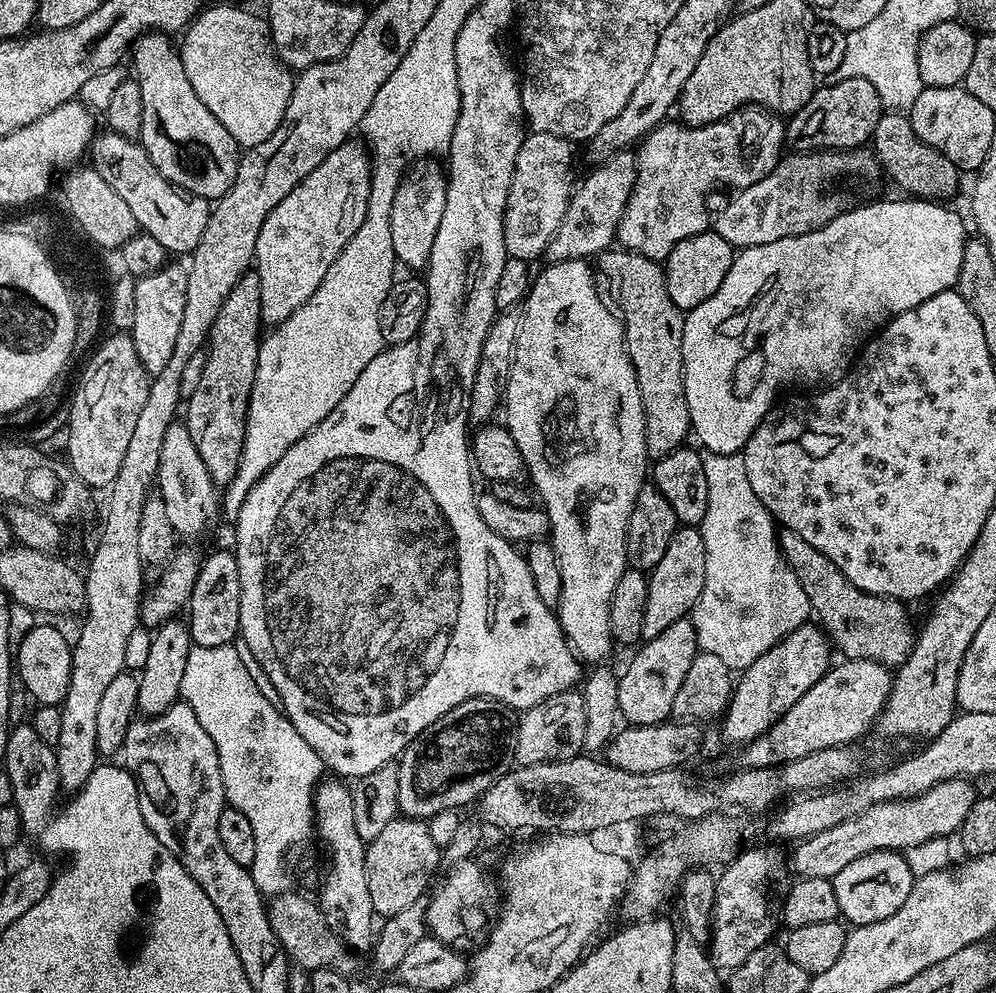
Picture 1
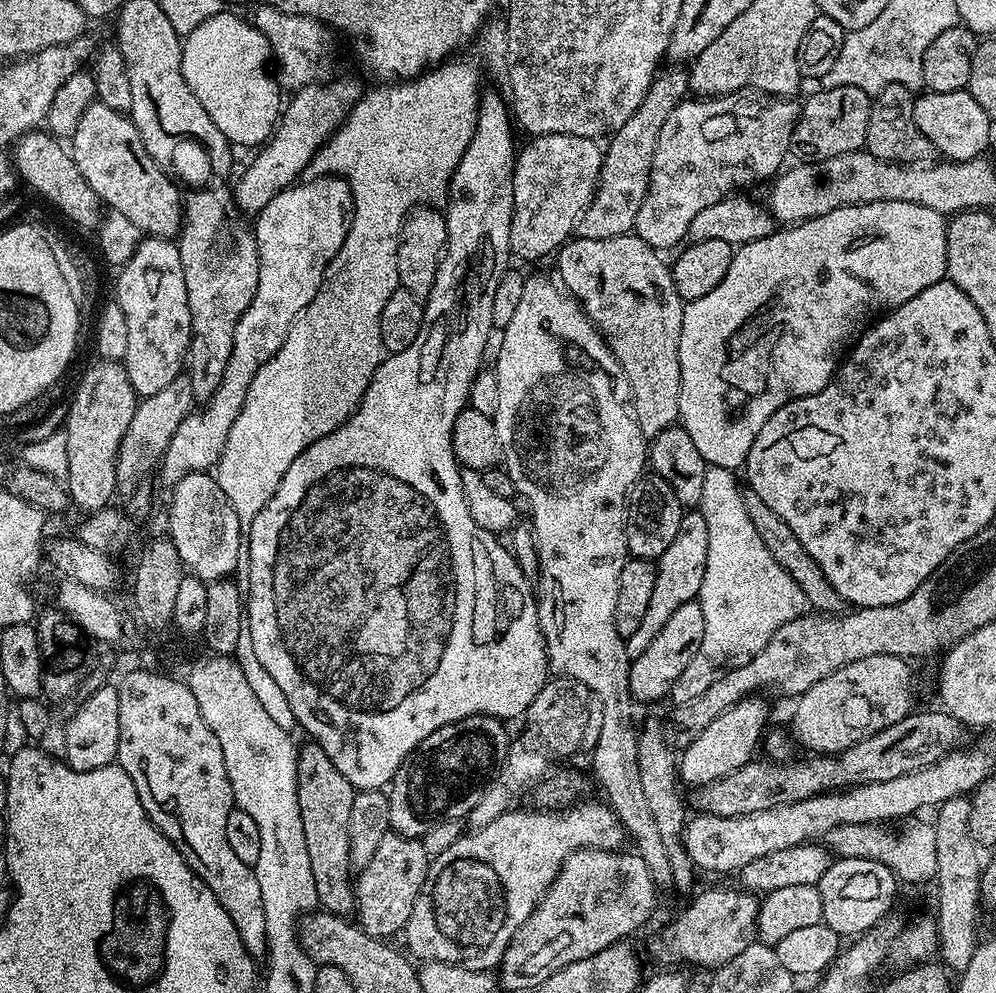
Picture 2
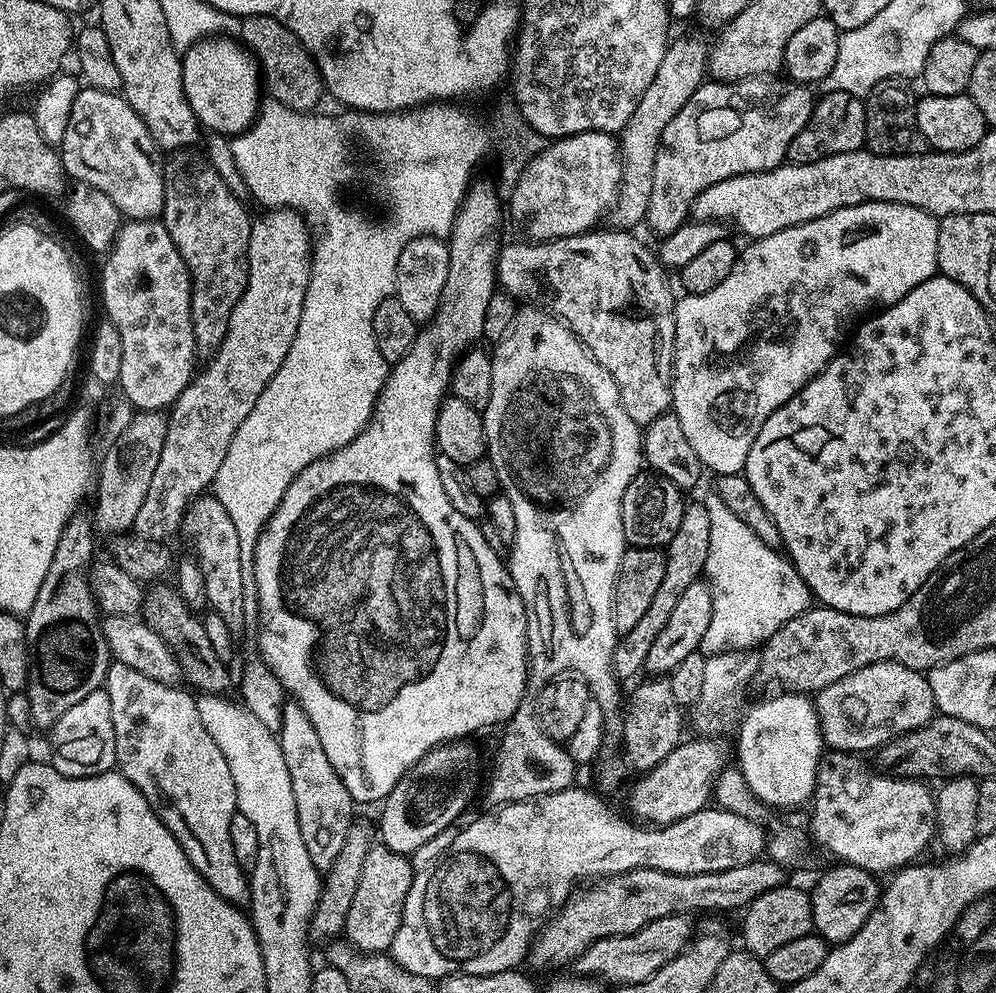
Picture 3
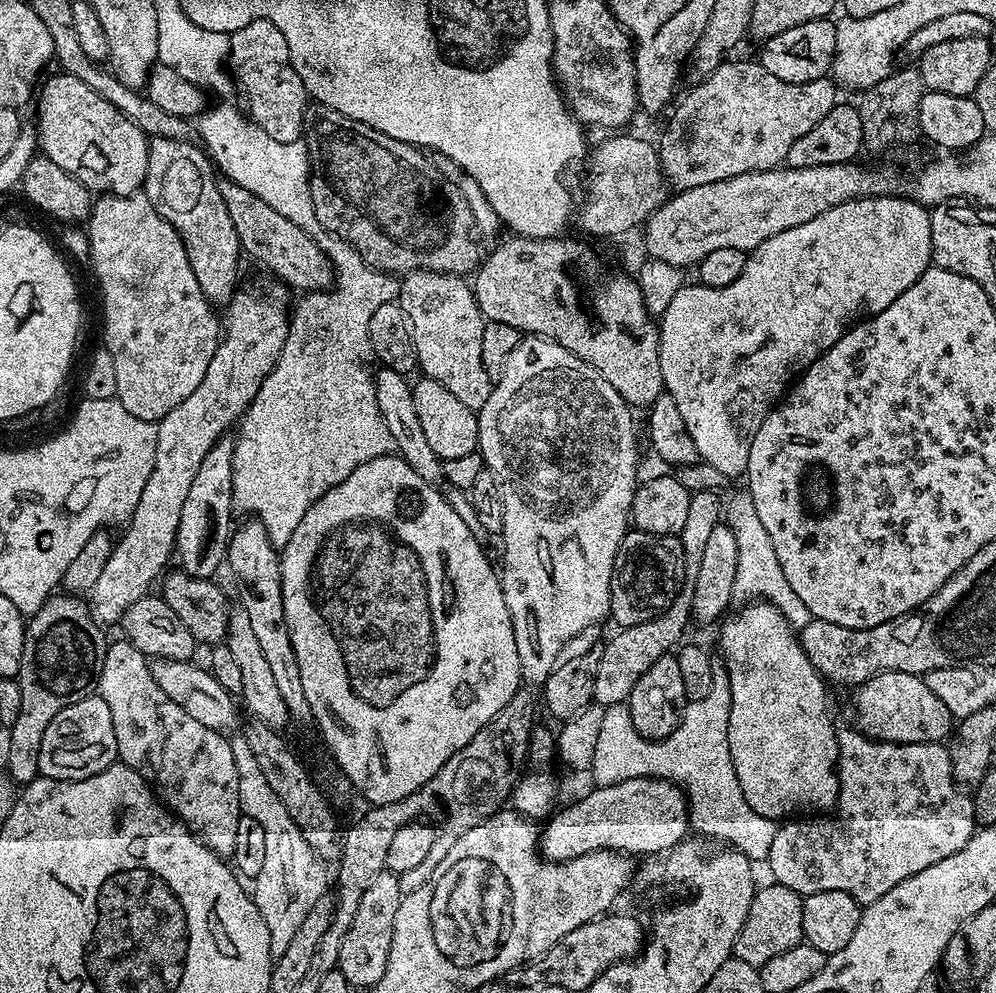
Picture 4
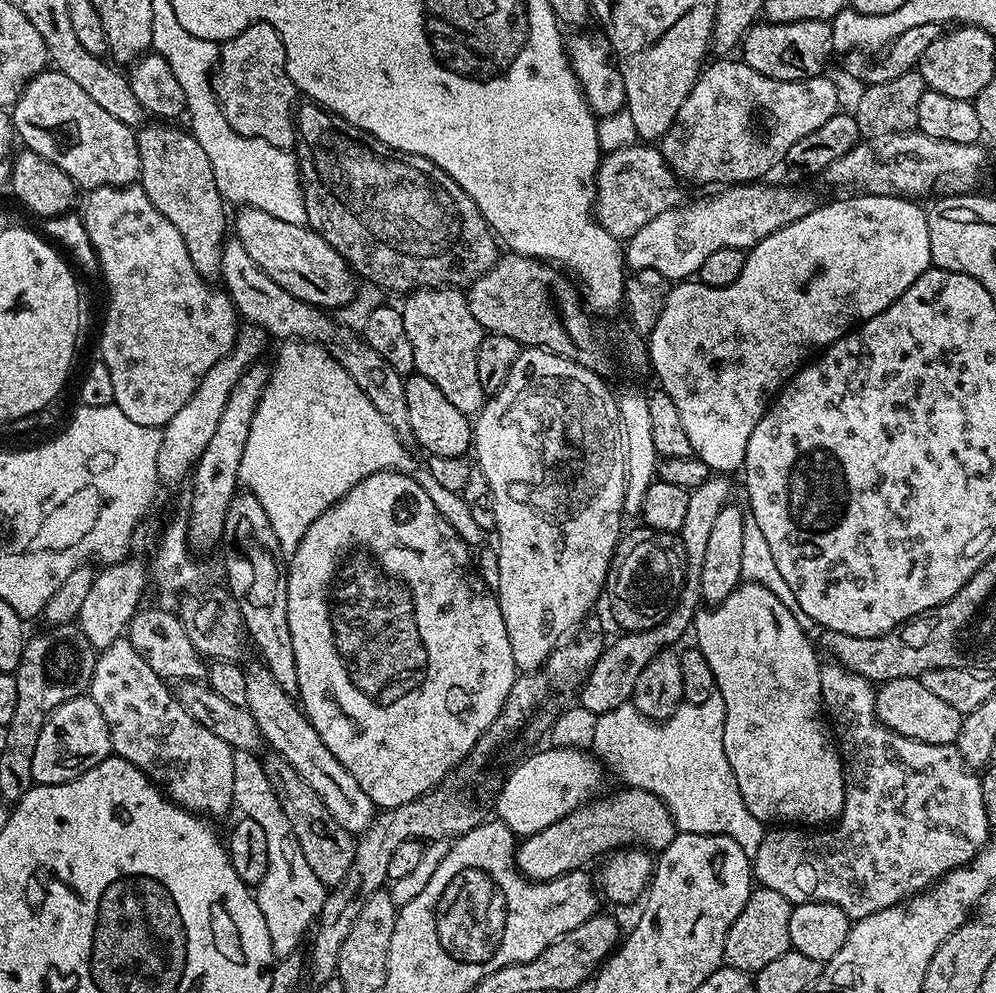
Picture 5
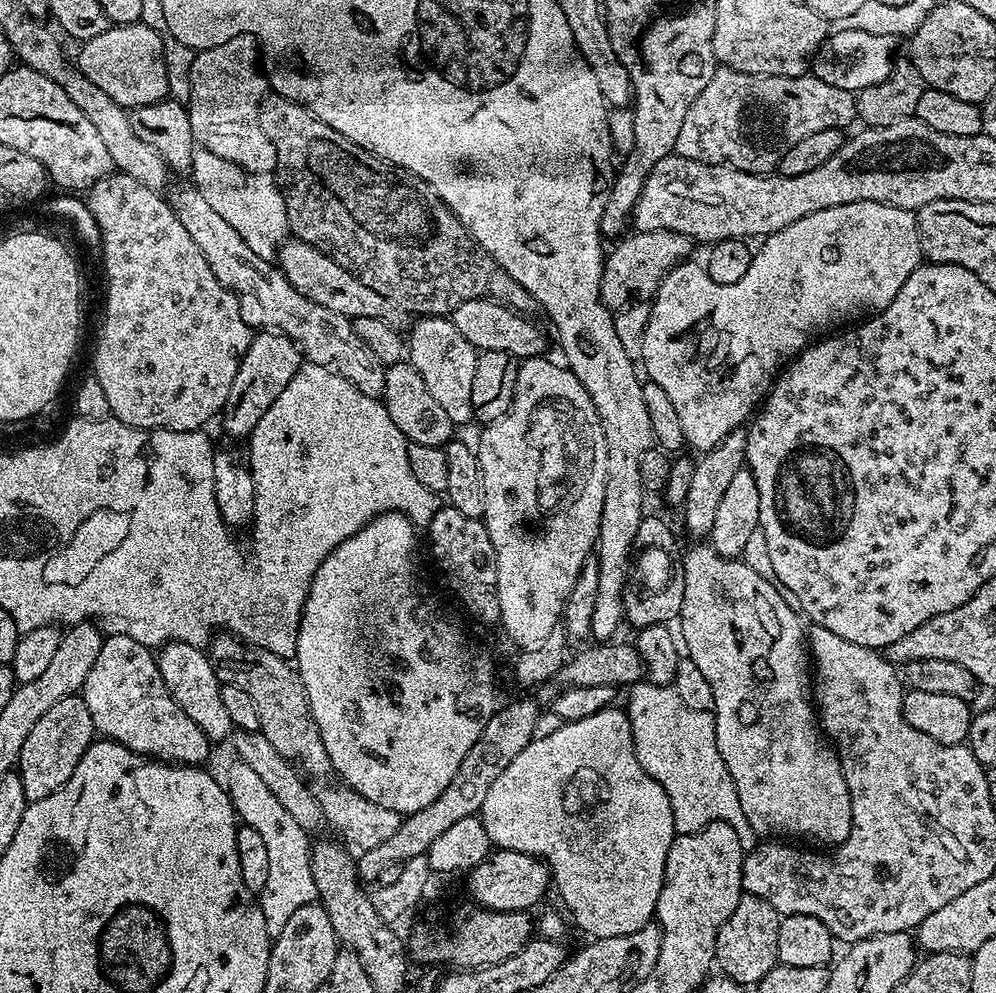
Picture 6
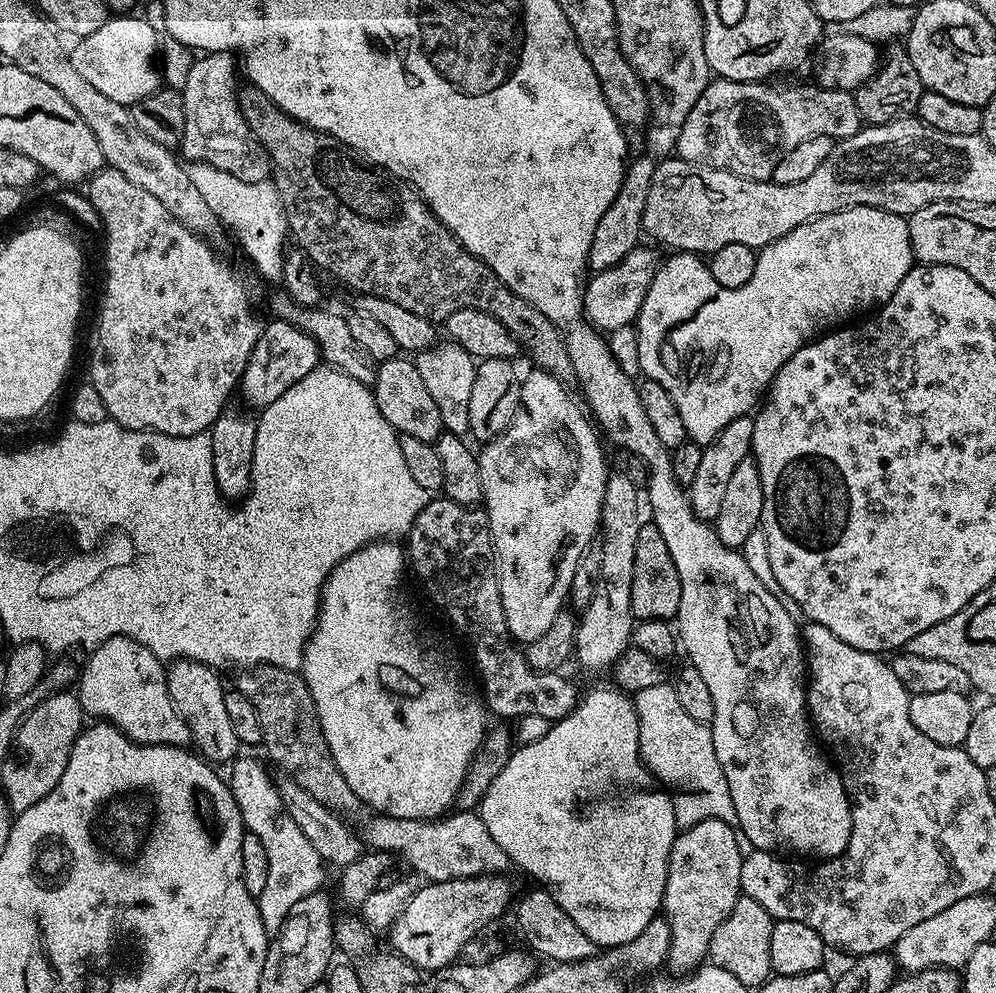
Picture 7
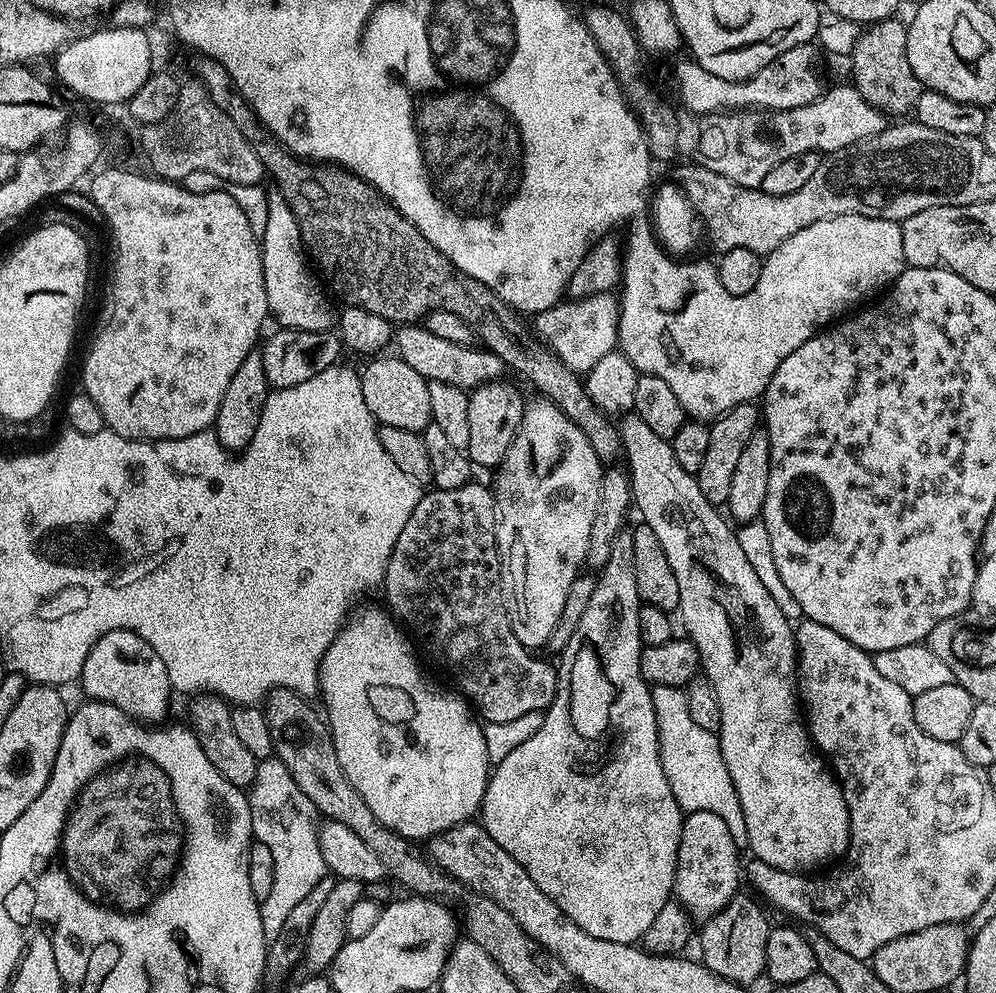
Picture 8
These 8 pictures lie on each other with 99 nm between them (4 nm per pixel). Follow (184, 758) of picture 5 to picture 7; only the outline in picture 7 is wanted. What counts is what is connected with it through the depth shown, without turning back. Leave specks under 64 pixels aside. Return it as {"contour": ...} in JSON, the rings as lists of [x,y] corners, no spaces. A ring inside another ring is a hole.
{"contour":[[[112,636],[103,640],[87,653],[88,661],[80,672],[80,692],[78,699],[81,708],[89,717],[113,724],[125,732],[136,744],[168,744],[172,748],[192,744],[192,735],[186,722],[178,714],[168,689],[168,674],[165,665],[142,642],[129,636]]]}

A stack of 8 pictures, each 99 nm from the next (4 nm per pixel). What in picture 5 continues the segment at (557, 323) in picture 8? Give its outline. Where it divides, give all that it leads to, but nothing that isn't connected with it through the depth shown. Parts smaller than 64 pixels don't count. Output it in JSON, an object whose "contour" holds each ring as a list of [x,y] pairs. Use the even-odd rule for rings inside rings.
{"contour":[[[748,182],[743,186],[728,186],[723,189],[721,196],[716,196],[713,200],[708,200],[705,204],[692,204],[679,208],[672,208],[666,214],[658,214],[654,222],[646,222],[642,230],[638,230],[633,236],[627,237],[626,247],[622,256],[633,268],[633,273],[640,273],[642,270],[656,270],[658,274],[664,276],[668,282],[684,282],[695,277],[699,273],[702,262],[714,254],[714,250],[723,248],[751,249],[752,245],[758,243],[762,238],[766,238],[772,232],[776,232],[782,226],[786,226],[790,221],[797,220],[804,215],[806,205],[800,196],[793,196],[784,188],[763,188],[763,183]]]}

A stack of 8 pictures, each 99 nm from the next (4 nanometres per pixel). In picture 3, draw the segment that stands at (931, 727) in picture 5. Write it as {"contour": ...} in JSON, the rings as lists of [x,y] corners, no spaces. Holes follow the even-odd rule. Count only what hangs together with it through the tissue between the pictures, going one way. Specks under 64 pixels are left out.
{"contour":[[[889,660],[862,666],[862,670],[826,686],[815,693],[814,703],[825,745],[838,752],[857,754],[891,745],[897,738],[925,728],[937,715],[927,675]]]}

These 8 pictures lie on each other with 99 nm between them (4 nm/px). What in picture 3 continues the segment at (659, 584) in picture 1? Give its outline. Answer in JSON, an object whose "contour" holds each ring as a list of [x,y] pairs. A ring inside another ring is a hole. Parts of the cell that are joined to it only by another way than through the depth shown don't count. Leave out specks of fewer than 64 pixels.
{"contour":[[[703,502],[685,503],[682,523],[678,525],[678,534],[666,546],[666,578],[662,578],[662,586],[658,586],[658,594],[654,594],[654,602],[646,609],[639,622],[629,632],[623,633],[617,639],[612,655],[612,673],[617,681],[625,682],[631,676],[641,675],[646,656],[650,654],[650,648],[654,646],[654,640],[666,627],[678,598],[686,591],[690,582],[701,579],[702,573],[708,566],[708,555],[710,554],[710,514]]]}

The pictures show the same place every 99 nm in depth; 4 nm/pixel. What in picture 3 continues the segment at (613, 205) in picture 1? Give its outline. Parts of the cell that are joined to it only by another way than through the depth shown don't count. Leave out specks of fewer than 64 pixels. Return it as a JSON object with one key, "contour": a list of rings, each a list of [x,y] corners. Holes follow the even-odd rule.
{"contour":[[[673,39],[665,48],[662,63],[658,66],[658,74],[654,74],[654,82],[646,86],[646,94],[642,94],[634,114],[630,114],[630,122],[626,122],[618,136],[623,155],[626,157],[621,197],[614,210],[614,216],[624,223],[621,225],[632,226],[628,224],[636,224],[639,220],[641,223],[647,217],[654,162],[662,130],[670,126],[674,114],[678,114],[678,110],[682,110],[682,106],[690,102],[694,90],[698,90],[700,85],[705,83],[709,72],[710,48],[702,41]]]}

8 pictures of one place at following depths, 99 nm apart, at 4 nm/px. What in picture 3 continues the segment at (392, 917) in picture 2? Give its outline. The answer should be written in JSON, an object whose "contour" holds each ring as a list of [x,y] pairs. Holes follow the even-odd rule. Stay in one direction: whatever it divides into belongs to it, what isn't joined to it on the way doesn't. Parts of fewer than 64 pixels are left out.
{"contour":[[[383,842],[373,843],[369,847],[364,865],[360,867],[358,886],[354,890],[352,901],[347,905],[343,931],[347,943],[357,953],[384,954],[391,949],[394,934],[398,934],[400,929],[408,892],[414,886],[412,878],[414,871],[407,855],[390,850]]]}

